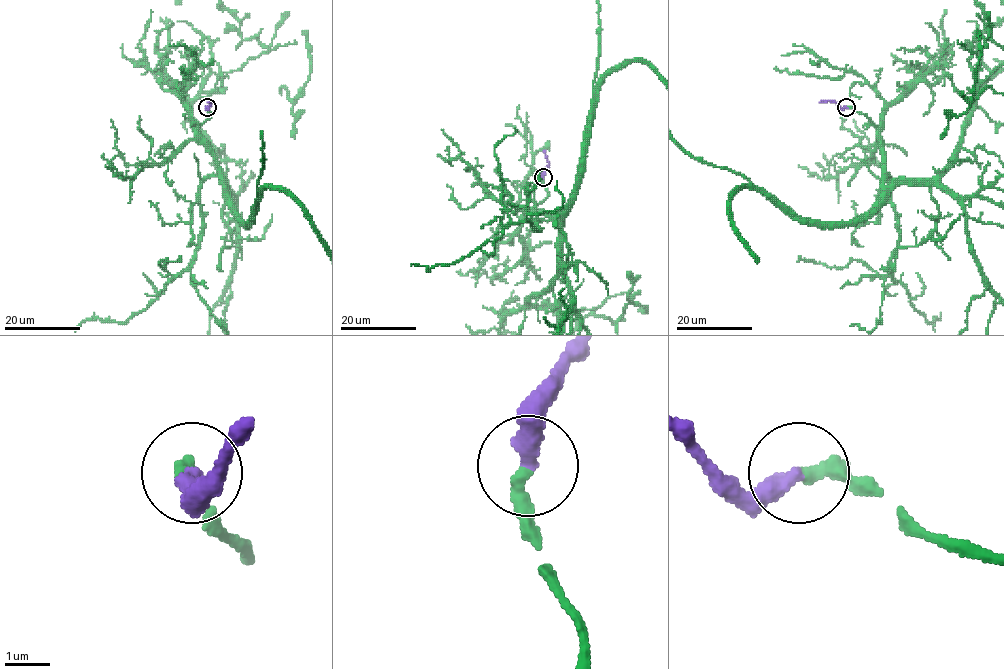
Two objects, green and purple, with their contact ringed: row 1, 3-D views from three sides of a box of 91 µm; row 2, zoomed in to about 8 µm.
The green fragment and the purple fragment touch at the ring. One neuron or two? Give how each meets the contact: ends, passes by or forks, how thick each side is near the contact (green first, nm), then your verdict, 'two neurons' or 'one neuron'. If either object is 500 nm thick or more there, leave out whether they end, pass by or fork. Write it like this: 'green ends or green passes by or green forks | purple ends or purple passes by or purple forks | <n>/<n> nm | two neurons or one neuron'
green ends | purple ends | 360/420 nm | one neuron

